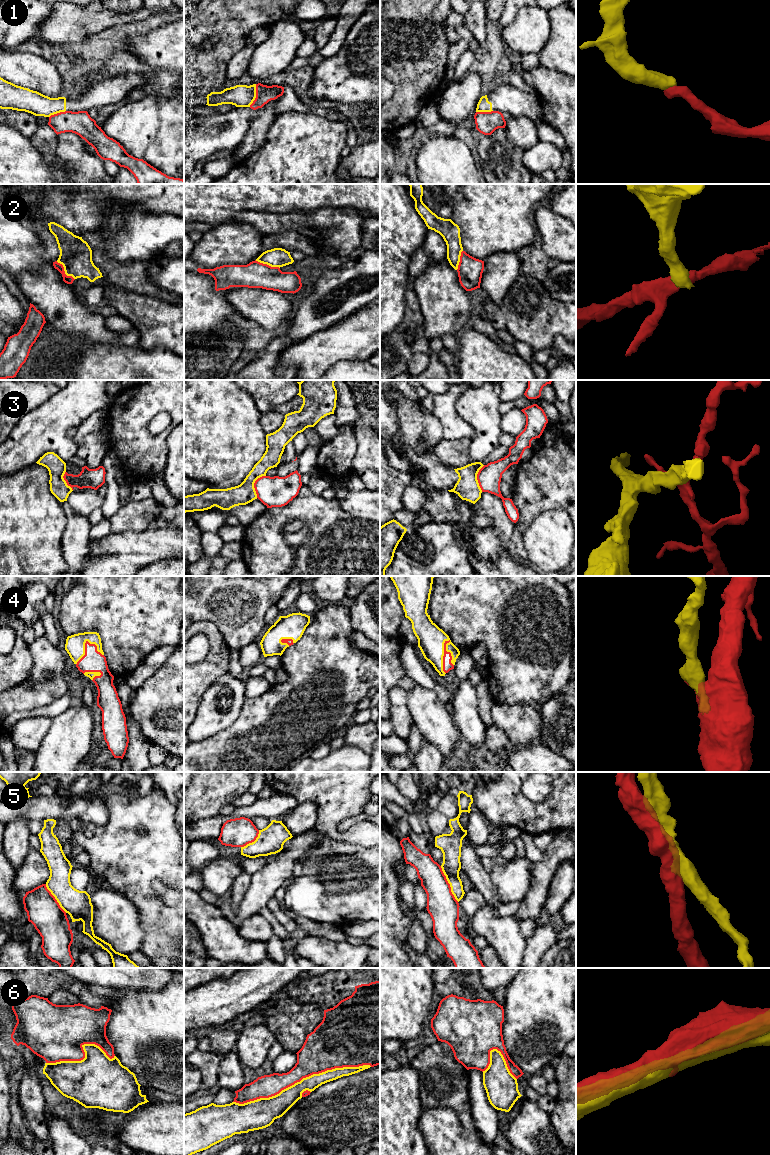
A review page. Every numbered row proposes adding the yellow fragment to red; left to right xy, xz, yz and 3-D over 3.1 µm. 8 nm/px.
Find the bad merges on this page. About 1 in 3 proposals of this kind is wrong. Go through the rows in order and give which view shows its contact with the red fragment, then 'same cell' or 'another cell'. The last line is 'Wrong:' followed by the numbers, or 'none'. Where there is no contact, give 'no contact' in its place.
1: contact in xz; another cell
2: contact in xy; another cell
3: contact in xz; another cell
4: contact in yz; same cell
5: contact in yz; another cell
6: contact in xz; another cell
Wrong: 1, 2, 3, 5, 6

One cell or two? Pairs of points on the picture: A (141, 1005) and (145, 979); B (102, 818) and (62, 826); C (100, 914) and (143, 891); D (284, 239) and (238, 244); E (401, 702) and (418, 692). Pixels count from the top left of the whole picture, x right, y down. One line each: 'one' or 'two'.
A: two
B: two
C: two
D: two
E: two

